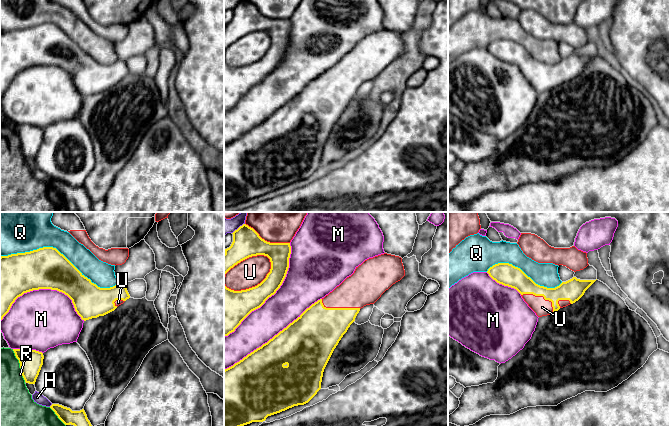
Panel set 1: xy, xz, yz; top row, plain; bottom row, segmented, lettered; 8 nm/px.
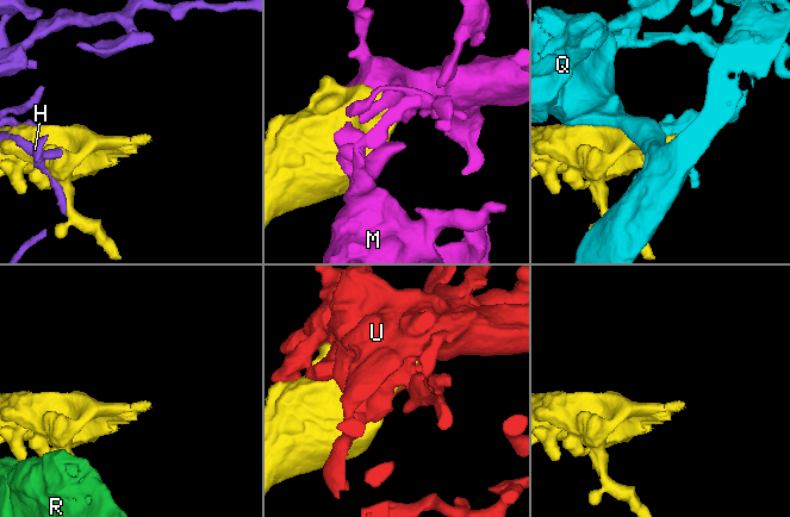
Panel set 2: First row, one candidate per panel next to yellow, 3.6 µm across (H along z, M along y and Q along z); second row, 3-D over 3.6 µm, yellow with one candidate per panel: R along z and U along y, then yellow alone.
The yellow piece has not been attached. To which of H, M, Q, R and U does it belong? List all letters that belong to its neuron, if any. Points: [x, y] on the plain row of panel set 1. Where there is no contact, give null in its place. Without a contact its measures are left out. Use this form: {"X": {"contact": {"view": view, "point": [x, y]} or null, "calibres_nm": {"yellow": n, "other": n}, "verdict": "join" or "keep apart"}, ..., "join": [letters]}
{"H": {"contact": {"view": "xy", "point": [51, 181]}, "calibres_nm": {"yellow": 130, "other": 80}, "verdict": "keep apart"}, "M": {"contact": {"view": "xz", "point": [273, 70]}, "calibres_nm": {"yellow": 200, "other": 320}, "verdict": "keep apart"}, "Q": {"contact": {"view": "xy", "point": [58, 27]}, "calibres_nm": {"yellow": 340, "other": 220}, "verdict": "keep apart"}, "R": {"contact": {"view": "xy", "point": [20, 141]}, "calibres_nm": {"yellow": 190, "other": 420}, "verdict": "keep apart"}, "U": {"contact": {"view": "xz", "point": [253, 63]}, "calibres_nm": {"yellow": 280, "other": 220}, "verdict": "join"}, "join": ["U"]}

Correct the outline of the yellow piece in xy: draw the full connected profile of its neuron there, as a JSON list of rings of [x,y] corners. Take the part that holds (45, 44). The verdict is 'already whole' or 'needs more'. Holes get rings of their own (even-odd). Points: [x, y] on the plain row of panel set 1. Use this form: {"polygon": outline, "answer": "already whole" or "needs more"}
{"polygon": [[[53,23],[0,33],[0,96],[9,88],[18,73],[39,65],[57,66],[67,71],[84,97],[104,92],[130,74],[123,60],[118,59],[110,64],[98,63]]], "answer": "needs more"}

